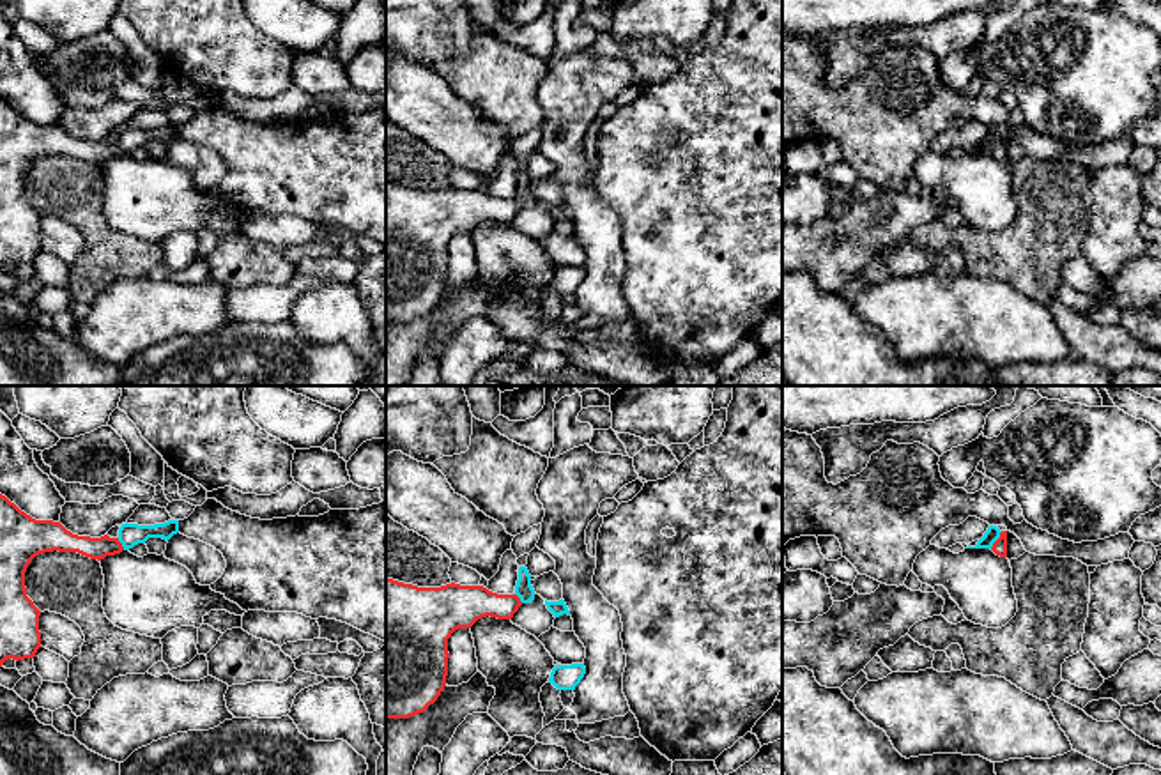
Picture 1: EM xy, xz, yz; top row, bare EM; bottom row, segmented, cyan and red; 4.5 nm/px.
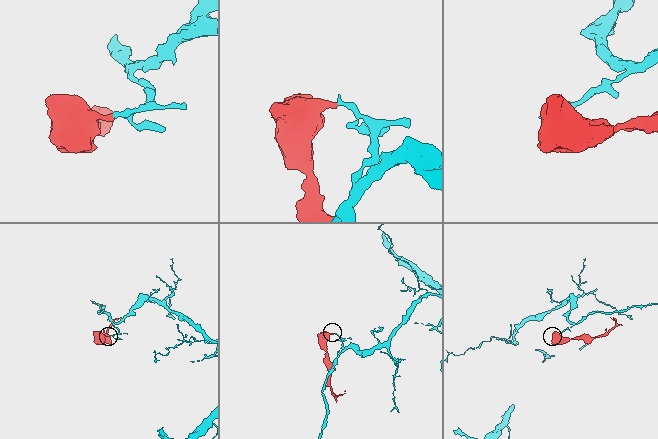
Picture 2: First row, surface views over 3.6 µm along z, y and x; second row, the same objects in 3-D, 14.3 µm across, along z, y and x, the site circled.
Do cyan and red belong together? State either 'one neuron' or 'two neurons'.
two neurons

